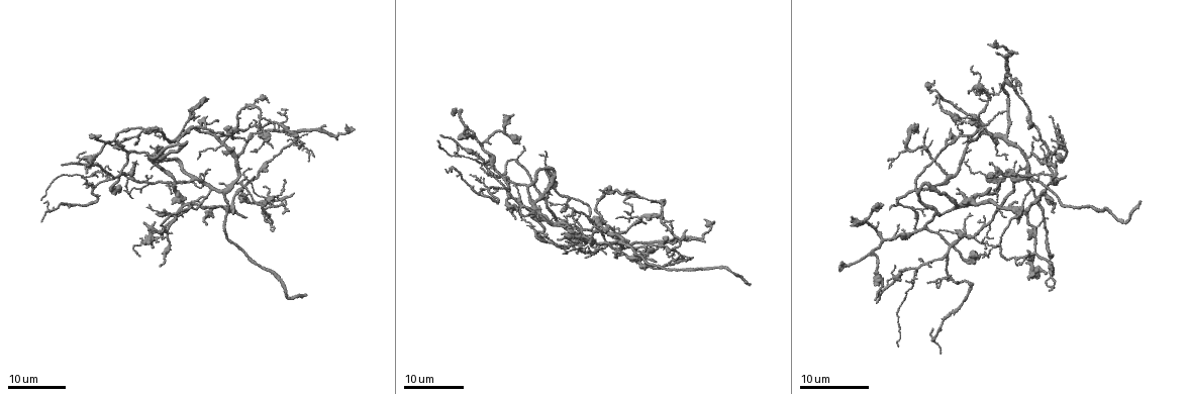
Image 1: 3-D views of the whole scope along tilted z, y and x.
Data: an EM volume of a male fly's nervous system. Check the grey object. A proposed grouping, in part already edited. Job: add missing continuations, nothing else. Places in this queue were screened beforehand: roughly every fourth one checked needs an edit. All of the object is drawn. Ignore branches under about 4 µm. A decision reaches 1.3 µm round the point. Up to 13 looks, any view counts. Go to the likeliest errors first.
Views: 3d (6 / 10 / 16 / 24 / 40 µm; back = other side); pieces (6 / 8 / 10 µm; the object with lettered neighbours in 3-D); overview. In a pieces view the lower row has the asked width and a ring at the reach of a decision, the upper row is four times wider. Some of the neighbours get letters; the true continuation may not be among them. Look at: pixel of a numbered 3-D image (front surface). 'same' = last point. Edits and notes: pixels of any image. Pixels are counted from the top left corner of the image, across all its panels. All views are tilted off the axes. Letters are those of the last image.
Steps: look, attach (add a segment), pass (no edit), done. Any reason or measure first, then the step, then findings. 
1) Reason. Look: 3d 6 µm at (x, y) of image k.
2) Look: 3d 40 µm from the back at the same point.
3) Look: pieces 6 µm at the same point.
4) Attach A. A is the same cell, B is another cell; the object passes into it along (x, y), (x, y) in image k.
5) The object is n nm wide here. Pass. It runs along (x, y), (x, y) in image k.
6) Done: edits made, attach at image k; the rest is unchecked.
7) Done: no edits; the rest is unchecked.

Free end. Look: 3d 16 µm at (305, 293) of image 1.

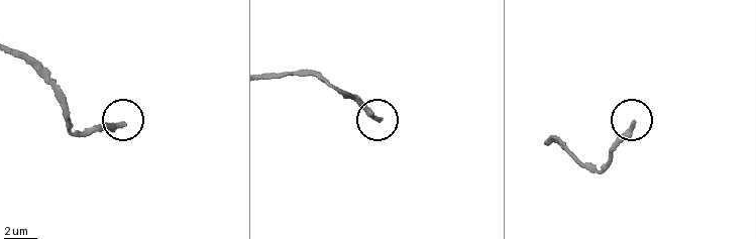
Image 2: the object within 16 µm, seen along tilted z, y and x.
Look: pieces 8 µm at (378, 119) of image 2.

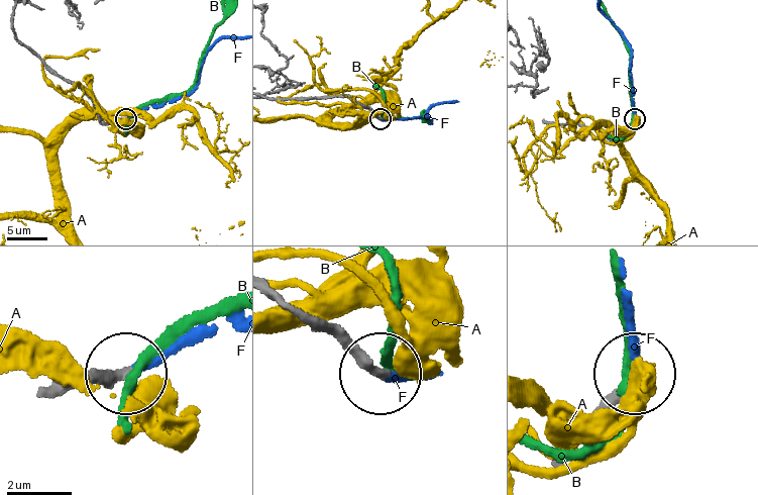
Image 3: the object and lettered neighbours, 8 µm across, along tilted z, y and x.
Attach F. F is the same cell, A and B are other cells; the object passes into it along (69, 389), (154, 367), (235, 323) in image 3; the neuron continues.

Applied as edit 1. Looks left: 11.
Look: overview.

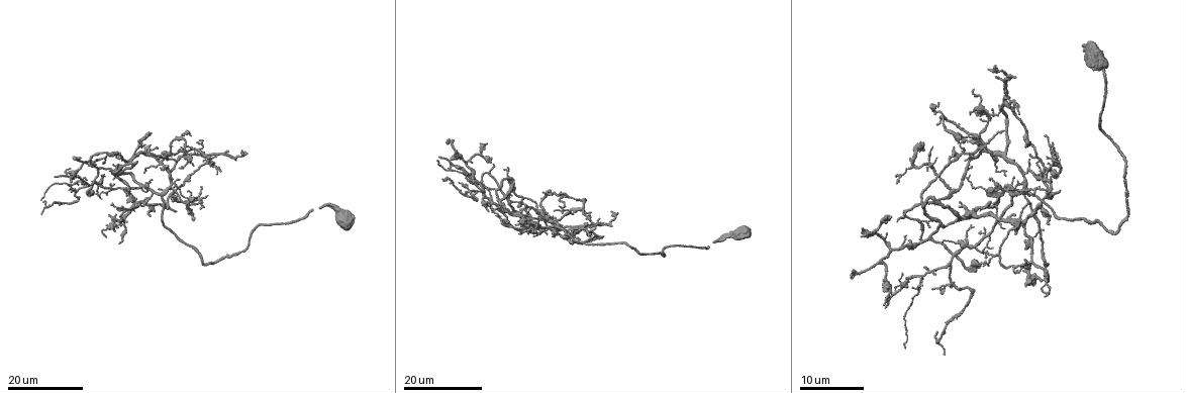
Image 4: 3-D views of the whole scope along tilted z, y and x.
Free end. Look: 3d 24 µm at (923, 142) of image 4.

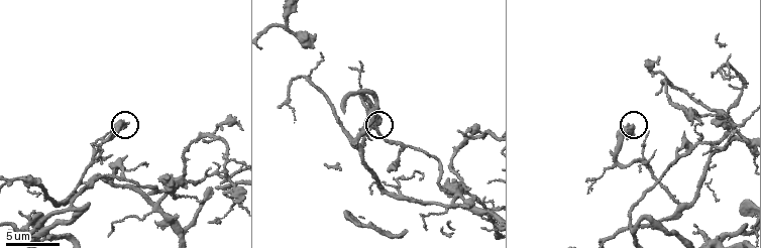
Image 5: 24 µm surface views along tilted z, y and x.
Look: pieces 8 µm at (378, 123) of image 5.

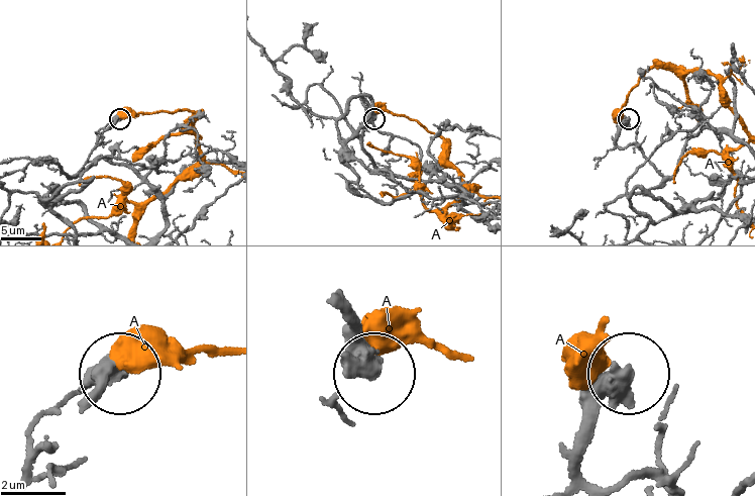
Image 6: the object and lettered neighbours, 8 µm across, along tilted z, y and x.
The object is 490 nm wide here. Pass. A is another cell; it runs along (339, 311), (372, 370) in image 6; no lettered segment goes on from it.

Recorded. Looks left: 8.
Branch stops here. Look: 3d 24 µm at (441, 134) of image 1.

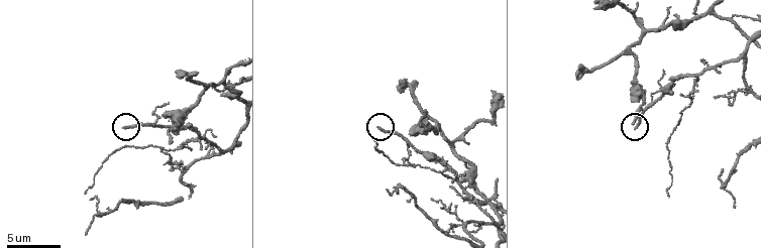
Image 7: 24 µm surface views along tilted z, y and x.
Look: pieces 6 µm at (634, 127) of image 7.

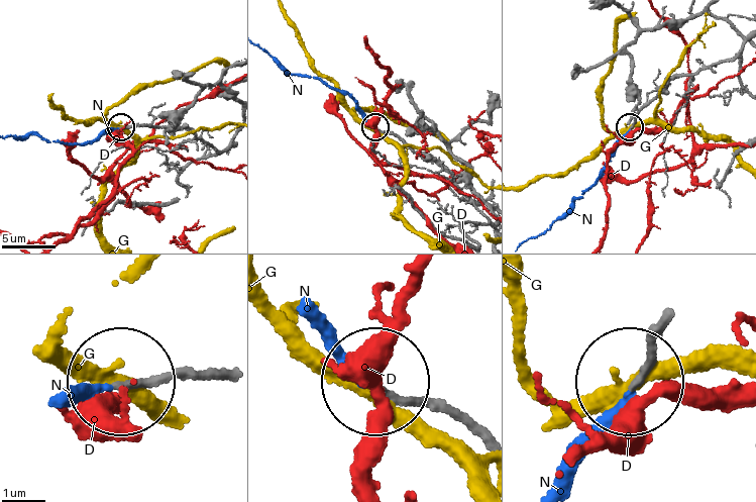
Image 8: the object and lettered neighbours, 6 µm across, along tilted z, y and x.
Attach N. N is the same cell, D and G are other cells; it goes on there.

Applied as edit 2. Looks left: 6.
Redraw. Look: overview.

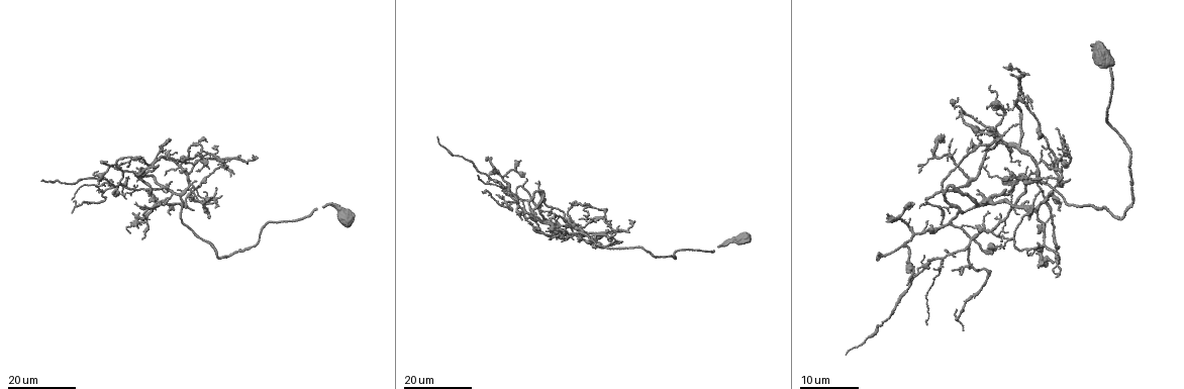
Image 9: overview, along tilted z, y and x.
Branch stops here. Look: 3d 24 µm at (879, 261) of image 9.

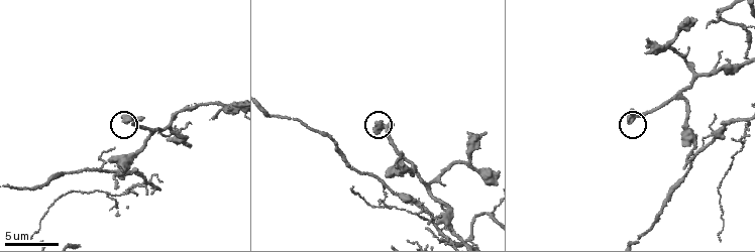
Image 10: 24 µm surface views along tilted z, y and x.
Look: pieces 10 µm at (123, 120) of image 10.

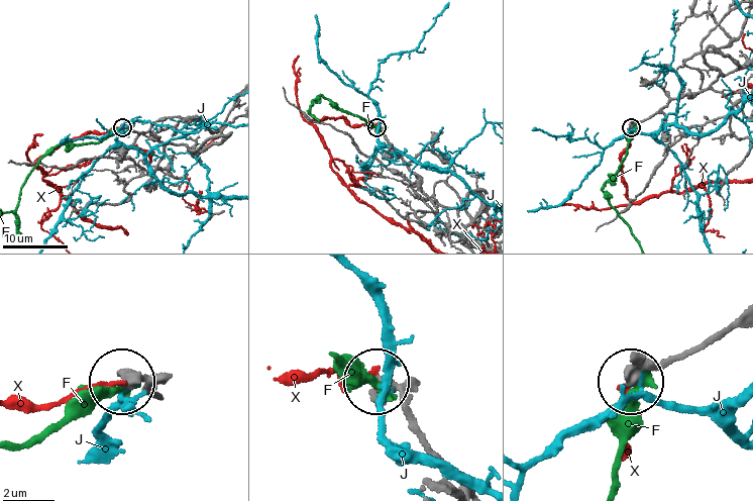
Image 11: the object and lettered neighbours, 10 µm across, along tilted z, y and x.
Pass. F, J and X are other cells; it runs along (465, 489), (395, 390), (380, 384) in image 11; no lettered segment goes on from it.

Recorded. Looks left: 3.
An open end. Look: 3d 16 µm at (1031, 141) of image 1.

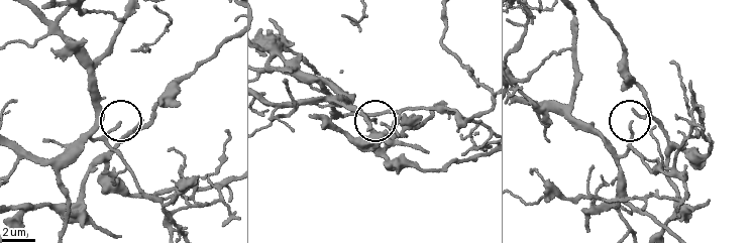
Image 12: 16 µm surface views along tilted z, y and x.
See the neighbours. Look: pieces 8 µm at (118, 123) of image 12.

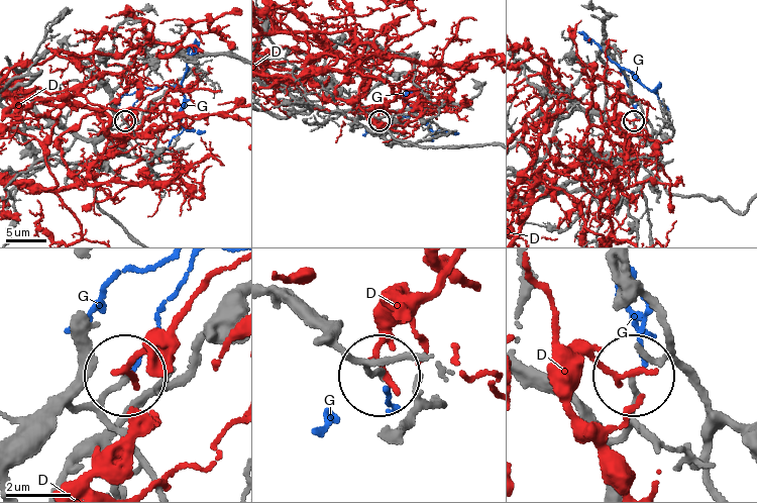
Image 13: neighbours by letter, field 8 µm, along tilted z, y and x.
Pass. D and G are other cells; none of them fits.

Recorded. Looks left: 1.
Done: edits made, attach at image 3, attach at image 8; the rest is unchecked.

